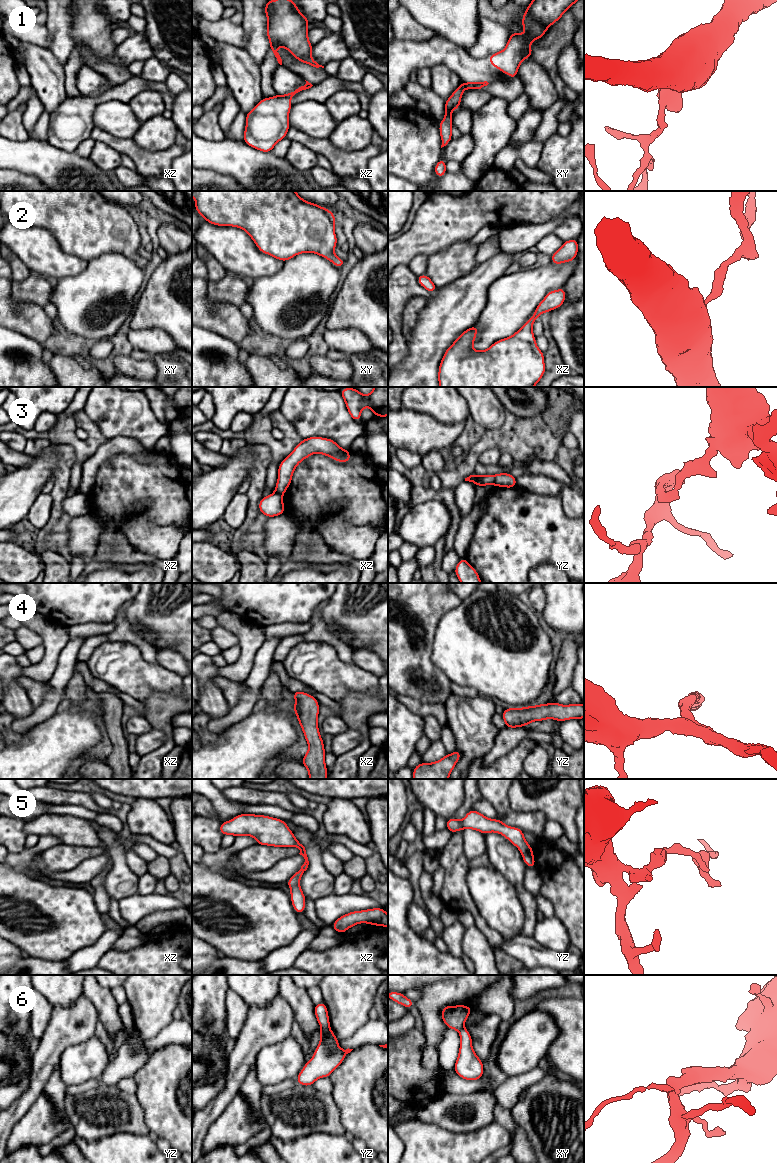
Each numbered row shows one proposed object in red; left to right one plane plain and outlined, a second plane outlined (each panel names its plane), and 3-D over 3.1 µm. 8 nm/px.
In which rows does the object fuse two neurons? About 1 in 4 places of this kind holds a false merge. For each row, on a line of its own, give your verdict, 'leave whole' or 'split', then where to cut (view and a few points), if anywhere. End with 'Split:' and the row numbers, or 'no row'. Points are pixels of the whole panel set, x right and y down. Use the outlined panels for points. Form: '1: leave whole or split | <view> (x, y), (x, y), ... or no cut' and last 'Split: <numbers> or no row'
1: split | xy (465, 82), (480, 84), (482, 87)
2: leave whole | no cut
3: split | yz (495, 475), (495, 482), (493, 484)
4: leave whole | no cut
5: leave whole | no cut
6: split | yz (329, 1028), (321, 1030)
Split: 1, 3, 6

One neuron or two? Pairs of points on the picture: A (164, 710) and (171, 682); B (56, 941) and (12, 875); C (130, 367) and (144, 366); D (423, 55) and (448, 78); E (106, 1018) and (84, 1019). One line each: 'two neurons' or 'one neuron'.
A: two neurons
B: one neuron
C: one neuron
D: two neurons
E: two neurons

